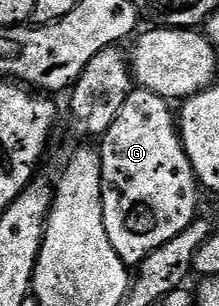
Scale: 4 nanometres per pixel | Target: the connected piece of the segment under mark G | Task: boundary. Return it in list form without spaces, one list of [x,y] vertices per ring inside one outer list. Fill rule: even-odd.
[[[136,87],[125,98],[125,106],[113,118],[113,126],[101,137],[97,151],[101,158],[101,190],[103,191],[103,217],[105,234],[113,242],[113,250],[128,266],[138,266],[153,250],[165,246],[181,230],[185,230],[197,218],[201,185],[195,179],[195,171],[183,149],[183,139],[179,137],[176,113],[165,98],[149,90]]]

